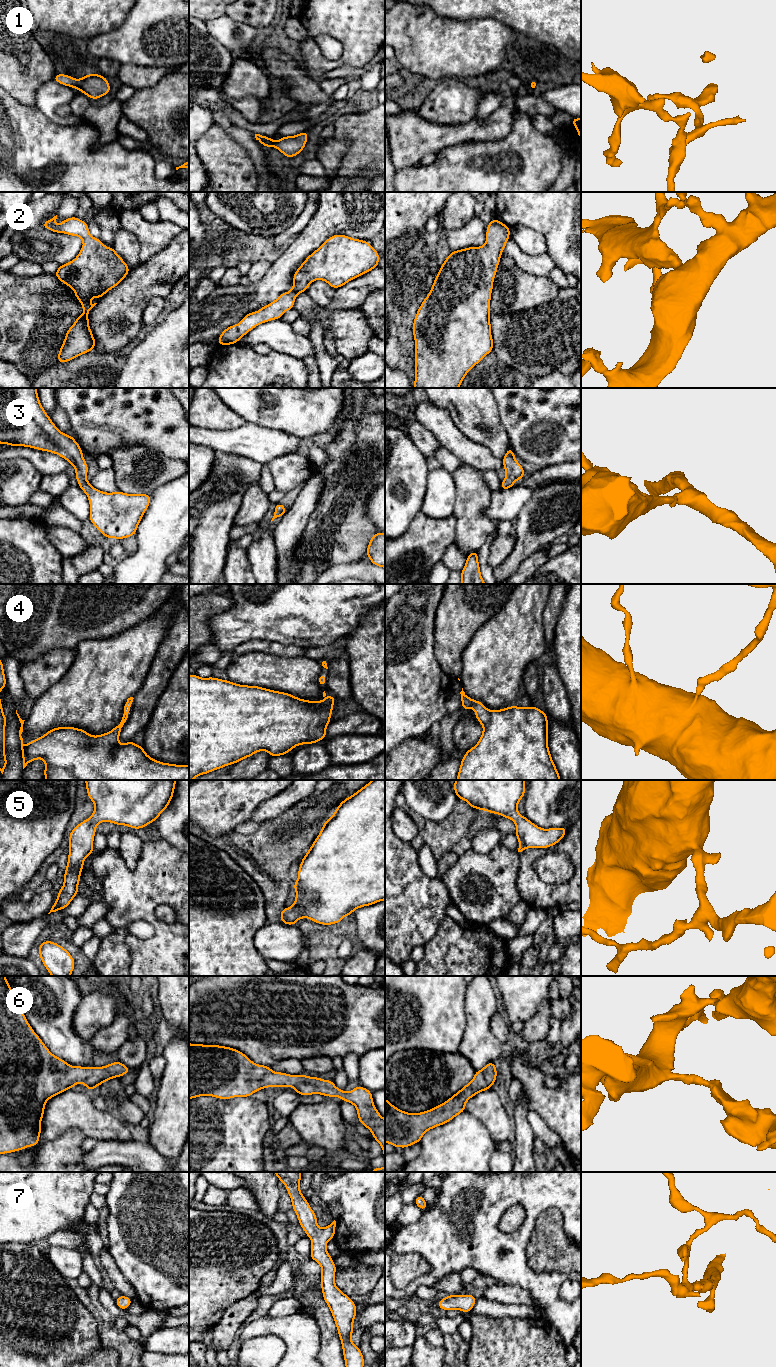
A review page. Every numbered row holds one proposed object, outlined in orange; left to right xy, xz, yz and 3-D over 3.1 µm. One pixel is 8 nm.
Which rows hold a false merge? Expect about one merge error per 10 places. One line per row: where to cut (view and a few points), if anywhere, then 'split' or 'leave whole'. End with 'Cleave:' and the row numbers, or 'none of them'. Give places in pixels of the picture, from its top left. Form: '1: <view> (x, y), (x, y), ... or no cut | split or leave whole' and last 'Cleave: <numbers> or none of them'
1: no cut | leave whole
2: no cut | leave whole
3: no cut | leave whole
4: no cut | leave whole
5: no cut | leave whole
6: no cut | leave whole
7: no cut | leave whole
Cleave: none of them

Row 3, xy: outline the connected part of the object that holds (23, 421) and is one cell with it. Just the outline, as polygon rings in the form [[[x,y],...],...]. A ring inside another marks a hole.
[[[0,388],[0,444],[30,447],[55,453],[74,466],[78,486],[88,496],[89,520],[106,538],[125,539],[136,535],[137,527],[146,512],[150,494],[126,494],[120,491],[106,493],[94,488],[86,480],[88,465],[76,440],[61,432],[42,407],[37,388]]]

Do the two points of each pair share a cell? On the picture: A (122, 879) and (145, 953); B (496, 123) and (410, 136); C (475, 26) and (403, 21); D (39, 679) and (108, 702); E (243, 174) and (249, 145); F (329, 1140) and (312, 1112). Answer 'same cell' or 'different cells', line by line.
A: same cell
B: same cell
C: same cell
D: different cells
E: different cells
F: same cell

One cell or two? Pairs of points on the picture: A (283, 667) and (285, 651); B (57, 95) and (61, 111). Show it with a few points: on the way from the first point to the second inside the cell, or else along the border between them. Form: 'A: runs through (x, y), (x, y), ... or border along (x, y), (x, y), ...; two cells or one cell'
A: border along (261, 651), (279, 656), (304, 656); two cells
B: border along (69, 103), (60, 105), (55, 110), (55, 114); two cells

